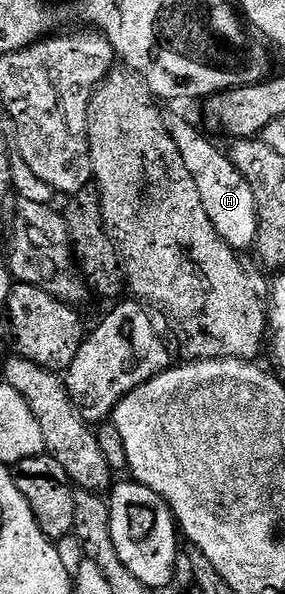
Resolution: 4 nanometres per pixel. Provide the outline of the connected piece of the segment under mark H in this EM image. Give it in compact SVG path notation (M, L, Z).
M168 112L164 115L164 125L174 144L178 146L178 152L182 156L183 165L197 183L198 194L201 195L202 206L210 217L210 222L218 230L218 234L228 245L238 252L251 249L257 238L260 228L260 219L257 217L257 199L250 184L242 178L242 174L234 166L231 157L210 142L194 125L176 112Z

